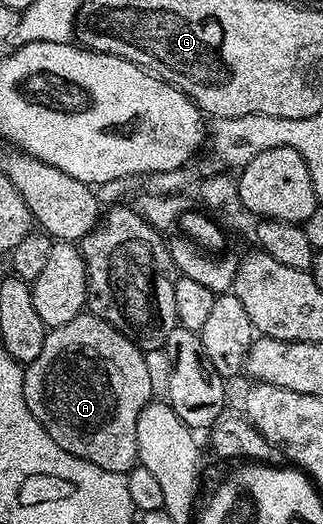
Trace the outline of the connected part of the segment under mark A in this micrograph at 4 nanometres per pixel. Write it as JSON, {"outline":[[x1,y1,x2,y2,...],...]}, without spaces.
{"outline":[[82,312,62,326,54,326,46,333,39,356,24,367,23,400,39,424,67,452,107,468,107,472,128,474,137,460,135,424,139,424,139,412,154,397,155,387,147,372,147,360,141,347,136,346,123,332,119,332,107,320,88,312]]}

